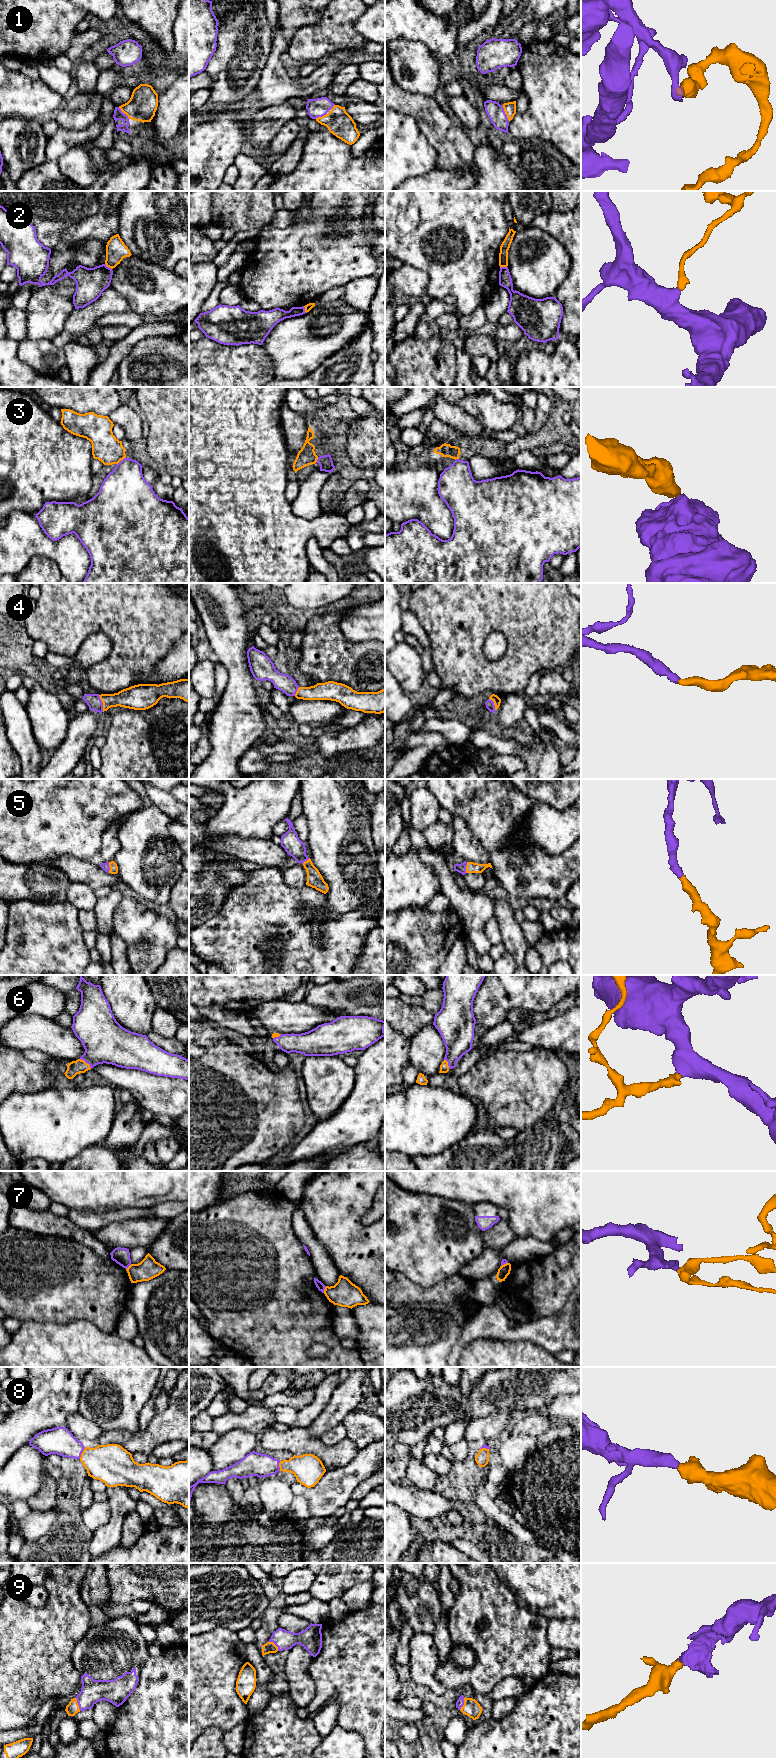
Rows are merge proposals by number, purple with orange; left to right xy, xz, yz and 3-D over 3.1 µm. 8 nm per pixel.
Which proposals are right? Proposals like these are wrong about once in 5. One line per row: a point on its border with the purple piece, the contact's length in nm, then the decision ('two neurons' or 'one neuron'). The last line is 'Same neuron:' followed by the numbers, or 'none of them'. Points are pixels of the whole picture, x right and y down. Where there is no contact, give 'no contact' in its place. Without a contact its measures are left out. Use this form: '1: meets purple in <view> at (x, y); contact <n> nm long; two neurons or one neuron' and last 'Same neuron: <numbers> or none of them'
1: meets purple in yz at (504, 113); contact 120 nm long; one neuron
2: meets purple in xy at (108, 267); contact 80 nm long; two neurons
3: meets purple in xy at (121, 460); contact 90 nm long; two neurons
4: meets purple in xy at (102, 703); contact 140 nm long; one neuron
5: meets purple in xy at (109, 867); contact 90 nm long; one neuron
6: meets purple in xy at (86, 1062); contact 130 nm long; one neuron
7: meets purple in xz at (324, 1289); contact 60 nm long; two neurons
8: meets purple in xy at (81, 1453); contact 100 nm long; one neuron
9: meets purple in yz at (463, 1703); contact 120 nm long; one neuron
Same neuron: 1, 4, 5, 6, 8, 9

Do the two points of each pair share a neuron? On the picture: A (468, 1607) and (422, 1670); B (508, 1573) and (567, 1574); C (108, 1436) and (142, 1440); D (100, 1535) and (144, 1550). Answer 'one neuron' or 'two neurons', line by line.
A: two neurons
B: one neuron
C: one neuron
D: two neurons

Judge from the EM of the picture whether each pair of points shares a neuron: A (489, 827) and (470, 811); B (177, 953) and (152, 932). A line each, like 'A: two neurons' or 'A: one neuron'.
A: one neuron
B: two neurons

